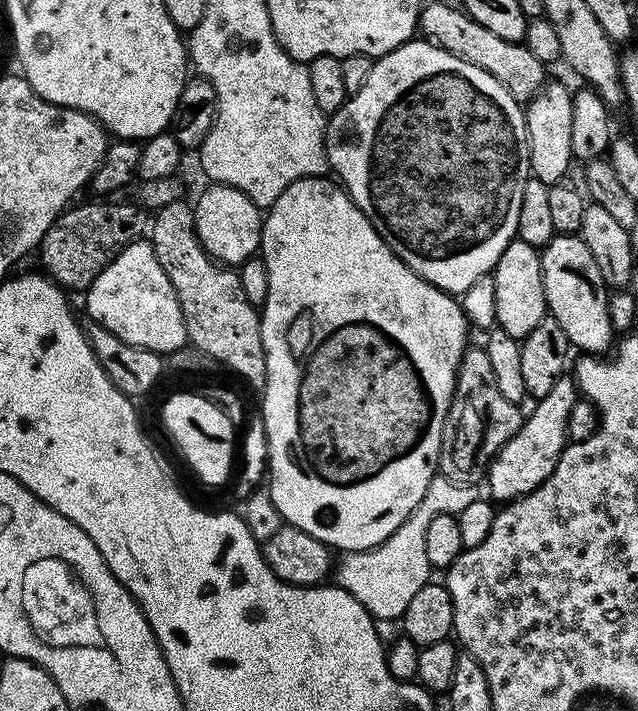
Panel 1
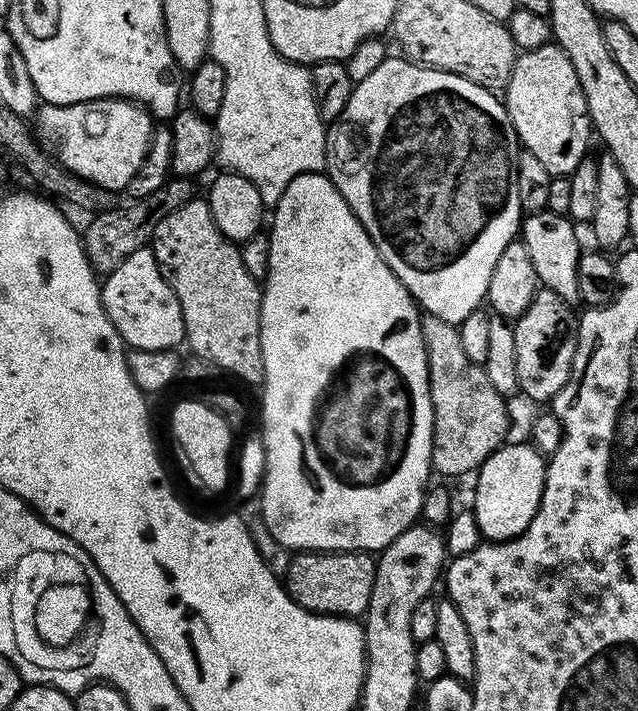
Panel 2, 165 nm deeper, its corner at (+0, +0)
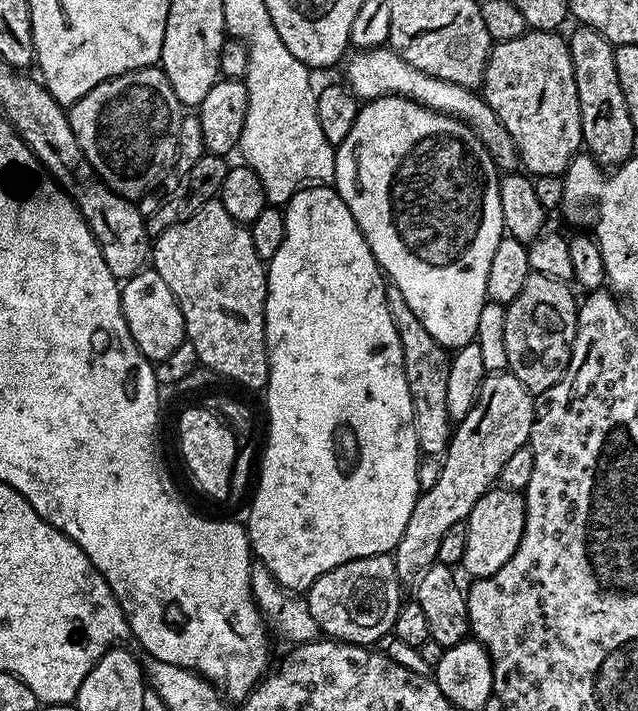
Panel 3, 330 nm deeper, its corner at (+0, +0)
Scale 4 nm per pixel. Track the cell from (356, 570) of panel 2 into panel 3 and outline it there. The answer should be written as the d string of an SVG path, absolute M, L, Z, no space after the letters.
M391 555L367 556L346 562L342 566L334 566L334 570L326 570L308 588L308 619L313 625L321 628L325 637L339 640L342 644L359 644L376 646L380 639L391 633L394 622L398 618L398 610L402 603L400 596L402 581L396 573L396 562Z

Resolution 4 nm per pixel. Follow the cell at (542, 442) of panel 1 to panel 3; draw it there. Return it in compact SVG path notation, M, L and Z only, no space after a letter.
M502 486L489 488L482 498L478 498L478 502L474 502L474 510L470 510L466 521L466 554L462 561L462 568L469 572L469 577L481 580L493 576L502 570L502 566L506 566L506 562L510 562L524 533L525 515L523 495Z

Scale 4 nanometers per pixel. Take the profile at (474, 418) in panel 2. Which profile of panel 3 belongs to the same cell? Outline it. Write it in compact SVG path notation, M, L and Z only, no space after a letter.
M389 283L384 293L388 299L388 309L394 322L394 330L398 330L398 338L404 355L404 373L410 386L410 398L414 410L414 430L418 438L418 446L424 456L440 456L452 439L453 429L447 412L447 375L450 374L448 365L449 353L434 338L430 338L430 330L418 322L414 310L406 306L406 298L402 298L402 290Z

